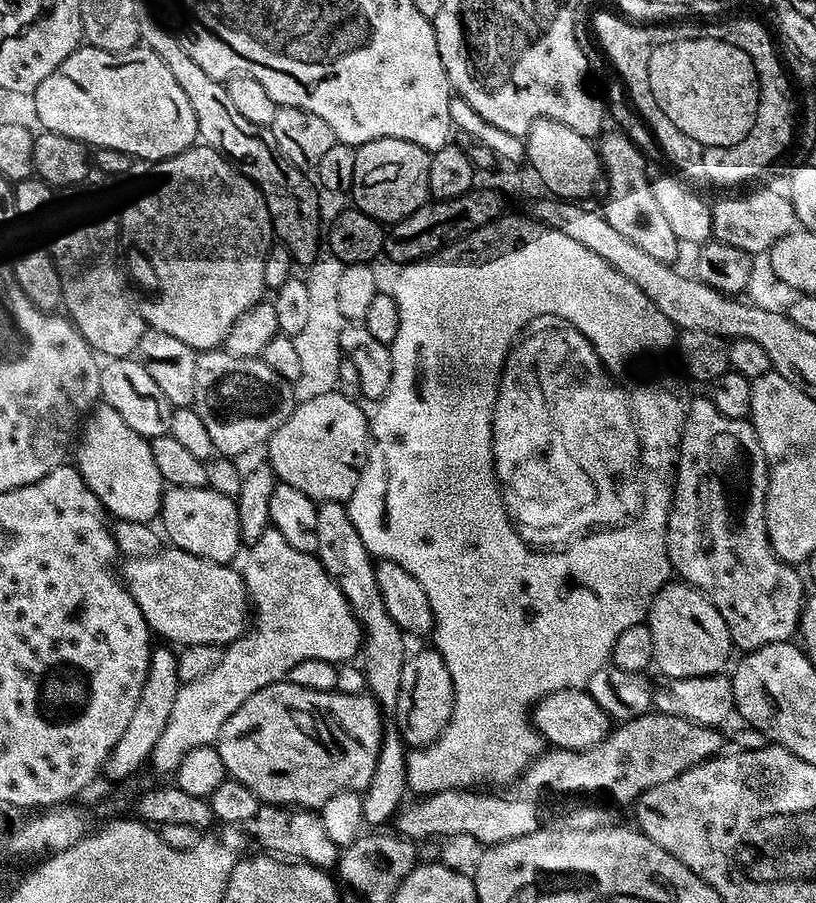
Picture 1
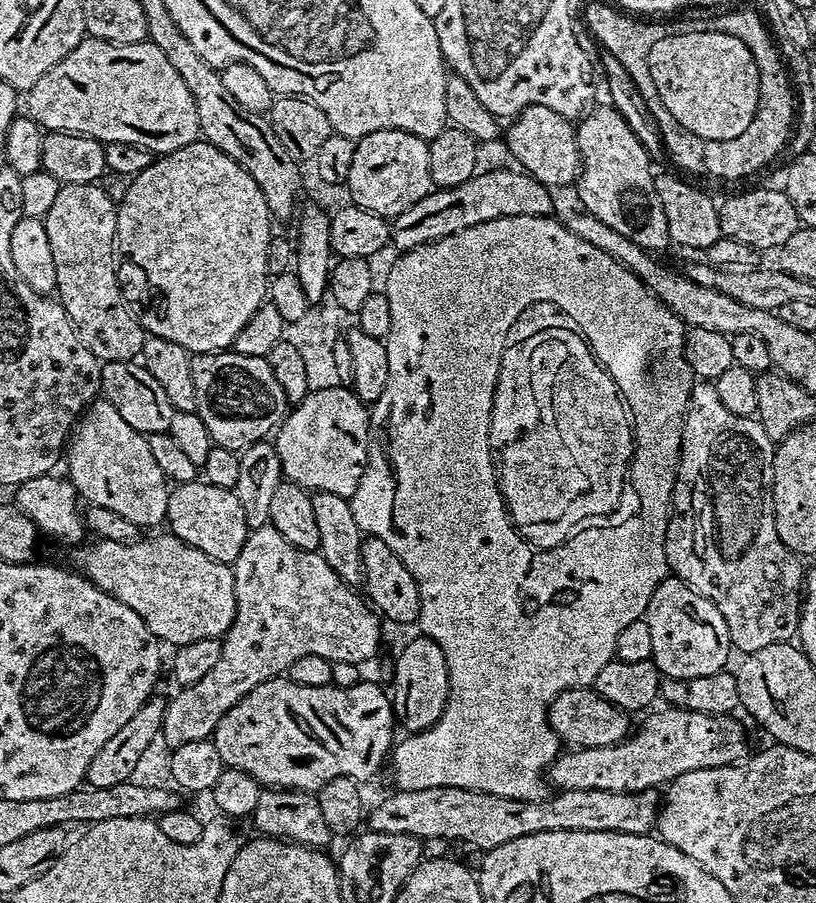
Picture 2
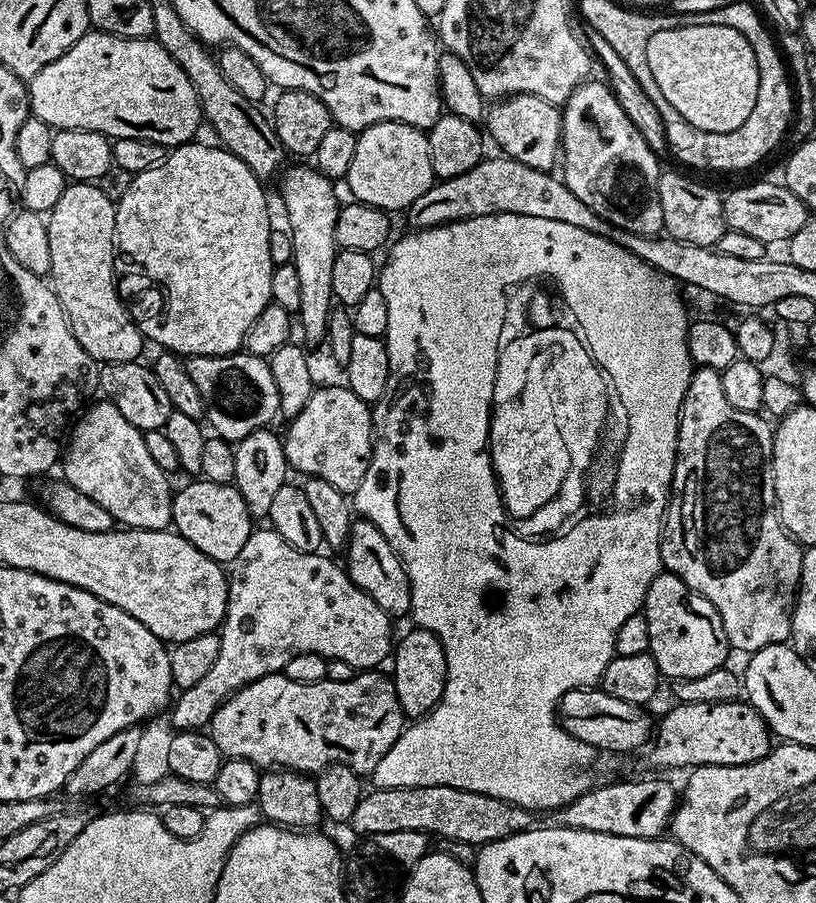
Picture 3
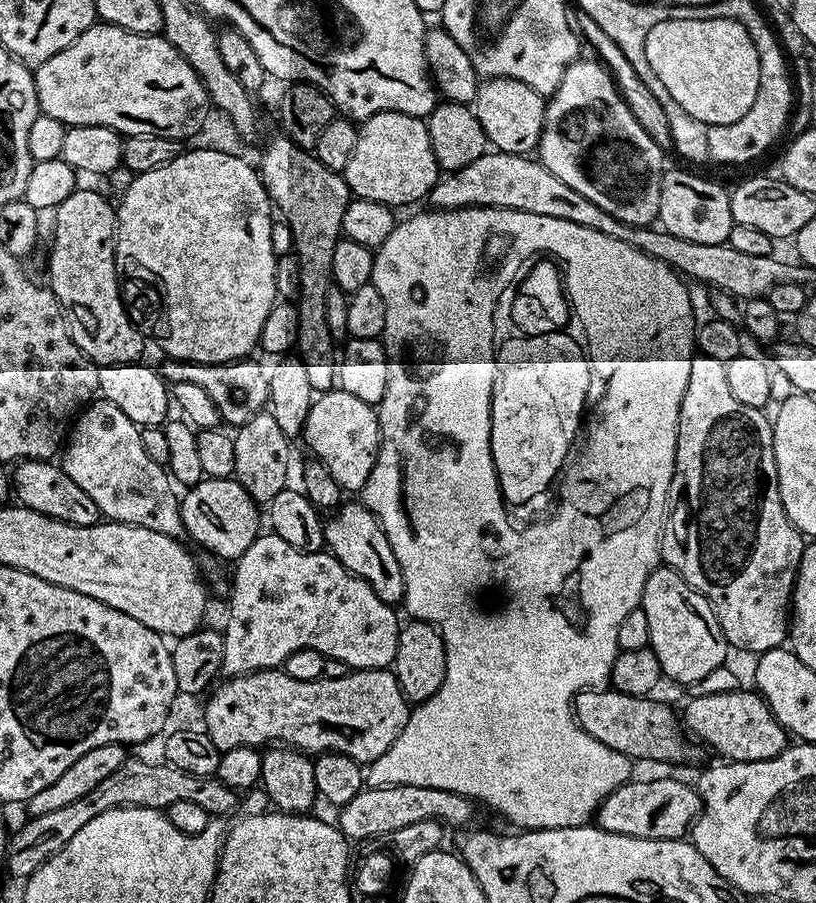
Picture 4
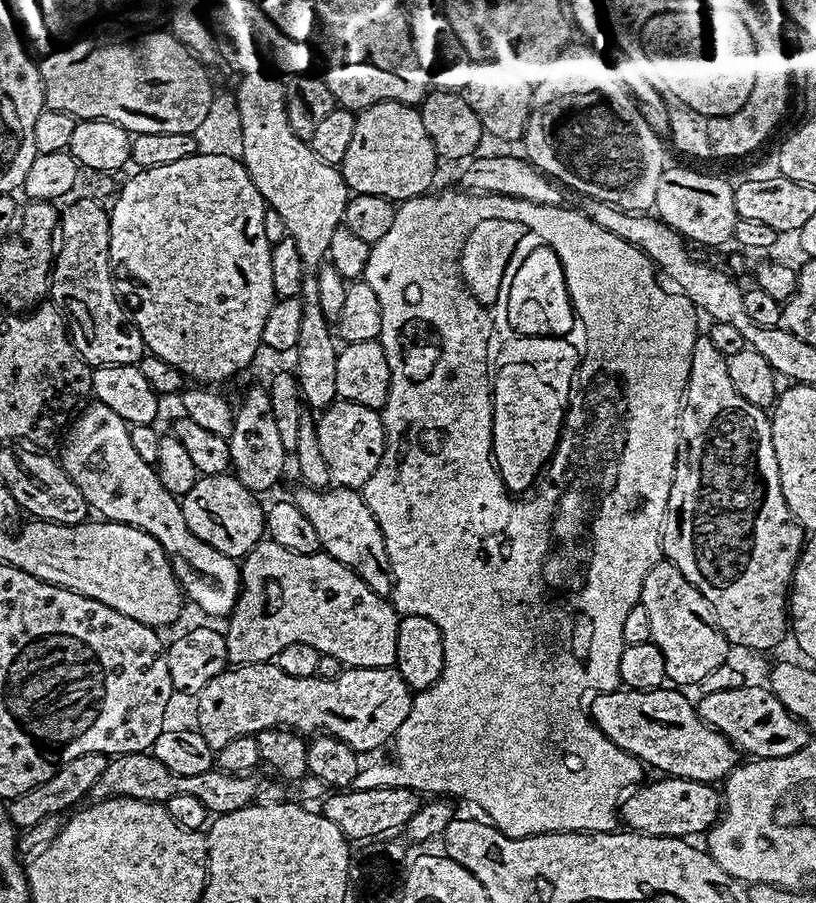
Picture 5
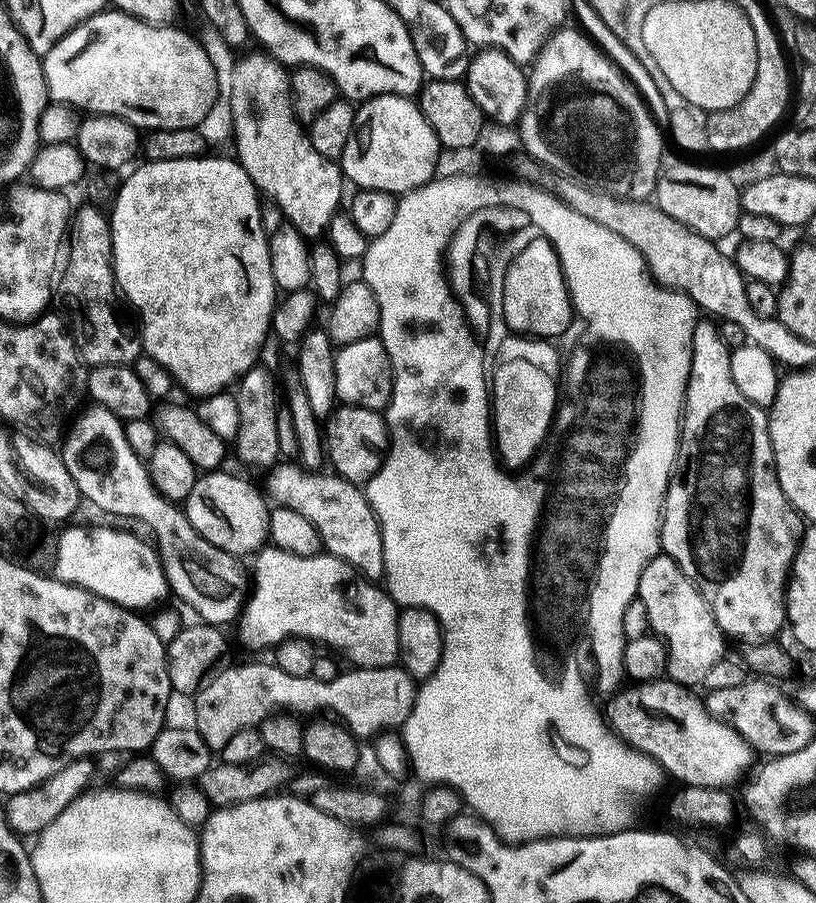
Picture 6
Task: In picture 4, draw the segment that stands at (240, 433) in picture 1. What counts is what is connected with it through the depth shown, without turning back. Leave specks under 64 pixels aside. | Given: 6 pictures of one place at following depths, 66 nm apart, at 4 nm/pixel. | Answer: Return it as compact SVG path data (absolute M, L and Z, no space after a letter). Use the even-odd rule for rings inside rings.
M245 358L243 360L232 360L229 364L190 364L187 360L165 359L164 365L159 365L158 371L169 385L178 382L194 382L194 386L202 386L206 394L210 394L210 400L218 410L221 421L225 425L239 426L250 422L259 412L269 407L268 402L268 372L260 364L255 364L255 359Z

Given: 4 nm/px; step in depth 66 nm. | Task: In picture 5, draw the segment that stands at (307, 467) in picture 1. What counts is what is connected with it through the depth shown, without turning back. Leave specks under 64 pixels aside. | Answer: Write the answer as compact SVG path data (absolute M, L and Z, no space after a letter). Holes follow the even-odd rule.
M337 399L319 413L316 420L318 450L330 466L332 484L342 488L362 490L384 457L384 421L381 413L358 402Z

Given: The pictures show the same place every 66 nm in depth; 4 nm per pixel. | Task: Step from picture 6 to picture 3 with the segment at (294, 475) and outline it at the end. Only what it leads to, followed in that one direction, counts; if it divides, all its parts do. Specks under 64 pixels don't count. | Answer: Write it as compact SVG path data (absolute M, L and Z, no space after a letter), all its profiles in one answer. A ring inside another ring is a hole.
M363 518L353 519L346 555L348 555L348 564L346 563L348 577L366 594L370 594L370 598L374 598L374 602L382 606L382 610L389 618L407 617L411 613L410 578L398 554L392 549L390 542L386 542L386 534L382 534L382 530L374 526L374 522Z

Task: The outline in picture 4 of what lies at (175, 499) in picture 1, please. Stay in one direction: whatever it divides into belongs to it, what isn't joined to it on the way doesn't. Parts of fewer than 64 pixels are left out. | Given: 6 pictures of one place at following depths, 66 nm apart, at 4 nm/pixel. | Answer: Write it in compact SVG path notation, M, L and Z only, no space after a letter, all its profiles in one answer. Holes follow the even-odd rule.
M205 478L200 483L191 485L185 492L188 493L185 496L183 493L180 500L184 531L189 537L192 535L206 551L213 552L228 562L235 562L256 541L257 536L261 535L261 509L235 478Z

